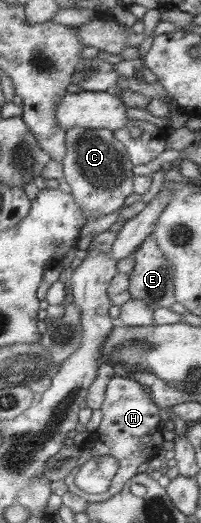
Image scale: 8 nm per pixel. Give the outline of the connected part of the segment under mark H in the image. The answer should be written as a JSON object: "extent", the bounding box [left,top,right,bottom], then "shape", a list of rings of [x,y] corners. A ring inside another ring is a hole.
{"extent":[64,373,165,503],"shape":[[[114,373],[109,378],[105,396],[103,397],[104,399],[100,406],[102,414],[101,422],[94,433],[83,443],[79,459],[87,462],[91,457],[110,455],[114,457],[119,465],[117,472],[111,484],[109,484],[107,491],[100,494],[85,493],[85,491],[79,489],[75,484],[73,485],[74,479],[71,473],[64,479],[67,492],[74,493],[91,503],[102,503],[112,495],[119,493],[123,489],[123,486],[127,484],[127,481],[142,469],[145,462],[160,456],[161,442],[163,442],[160,433],[161,428],[159,427],[159,422],[165,419],[163,411],[153,403],[153,400],[147,395],[147,389],[139,382]]]}

